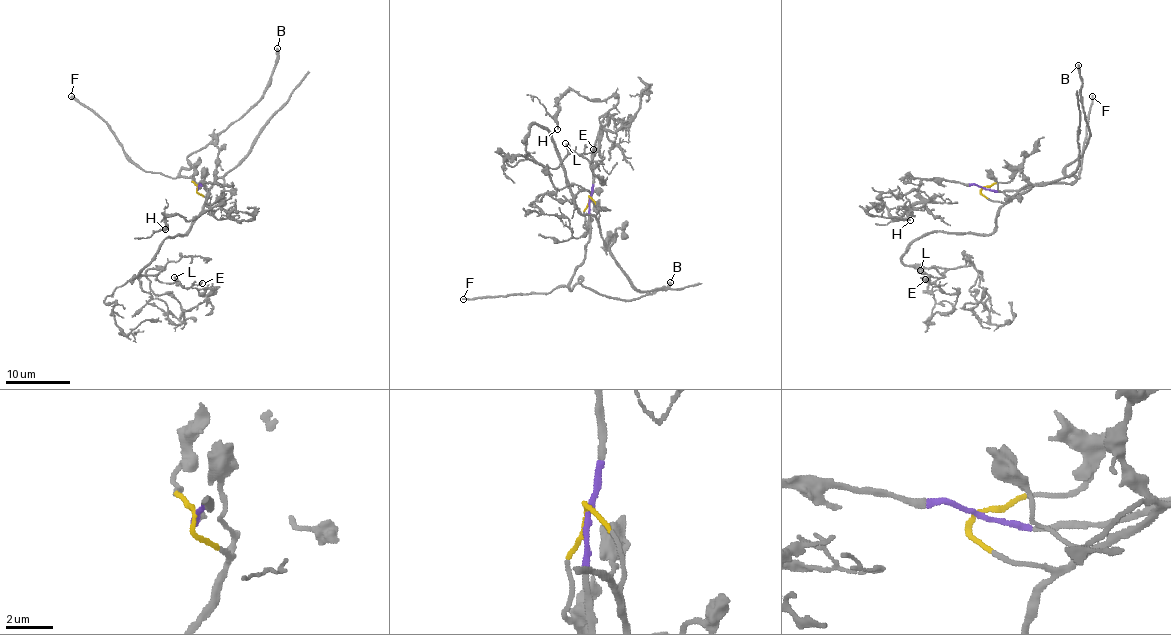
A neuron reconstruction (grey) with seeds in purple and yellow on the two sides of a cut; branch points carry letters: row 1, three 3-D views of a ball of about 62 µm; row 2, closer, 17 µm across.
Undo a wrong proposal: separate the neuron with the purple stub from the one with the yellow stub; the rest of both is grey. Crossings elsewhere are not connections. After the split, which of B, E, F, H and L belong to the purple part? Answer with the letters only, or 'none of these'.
B, F, H

